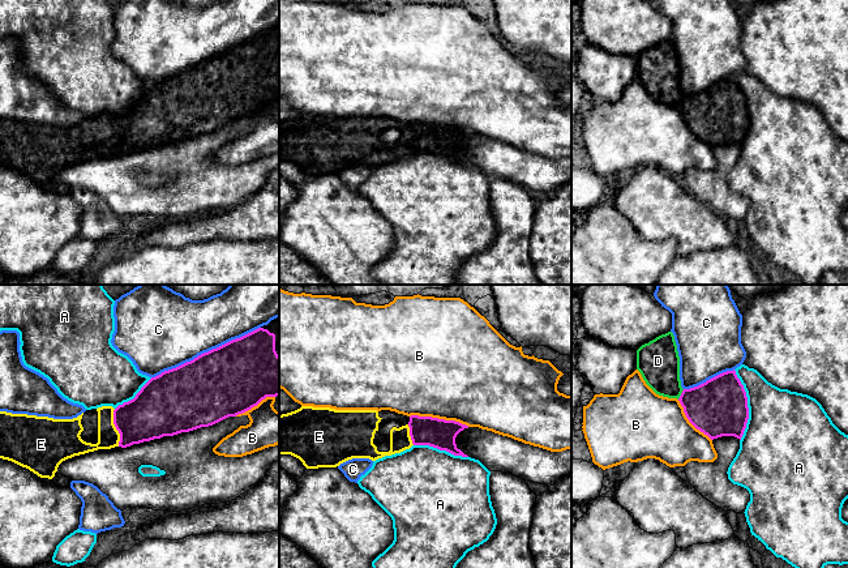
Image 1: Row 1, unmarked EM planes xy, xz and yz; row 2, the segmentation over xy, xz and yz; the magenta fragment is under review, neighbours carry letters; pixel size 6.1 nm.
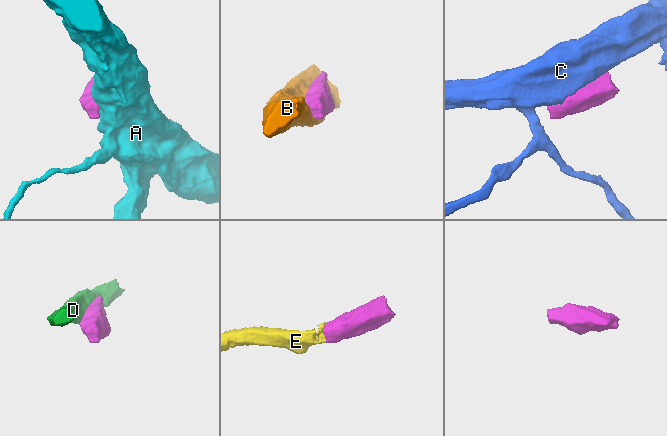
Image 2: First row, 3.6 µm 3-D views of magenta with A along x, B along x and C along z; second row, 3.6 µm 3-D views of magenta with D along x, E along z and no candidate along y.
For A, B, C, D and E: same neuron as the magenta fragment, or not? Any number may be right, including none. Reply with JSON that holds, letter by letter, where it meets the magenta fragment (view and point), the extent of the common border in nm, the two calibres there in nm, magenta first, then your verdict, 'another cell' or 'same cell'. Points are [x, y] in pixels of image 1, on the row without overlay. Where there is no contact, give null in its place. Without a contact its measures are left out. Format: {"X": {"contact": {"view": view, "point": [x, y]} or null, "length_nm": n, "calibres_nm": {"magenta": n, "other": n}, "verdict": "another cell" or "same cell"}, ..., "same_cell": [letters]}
{"A": {"contact": {"view": "yz", "point": [746, 112]}, "length_nm": 440, "calibres_nm": {"magenta": 360, "other": 420}, "verdict": "another cell"}, "B": {"contact": {"view": "xz", "point": [440, 127]}, "length_nm": 380, "calibres_nm": {"magenta": 180, "other": 480}, "verdict": "another cell"}, "C": {"contact": {"view": "xy", "point": [205, 60]}, "length_nm": 750, "calibres_nm": {"magenta": 440, "other": 440}, "verdict": "another cell"}, "D": {"contact": {"view": "yz", "point": [681, 102]}, "length_nm": 80, "calibres_nm": {"magenta": 360, "other": 260}, "verdict": "another cell"}, "E": {"contact": {"view": "xy", "point": [115, 133]}, "length_nm": 240, "calibres_nm": {"magenta": 300, "other": 140}, "verdict": "same cell"}, "same_cell": ["E"]}

